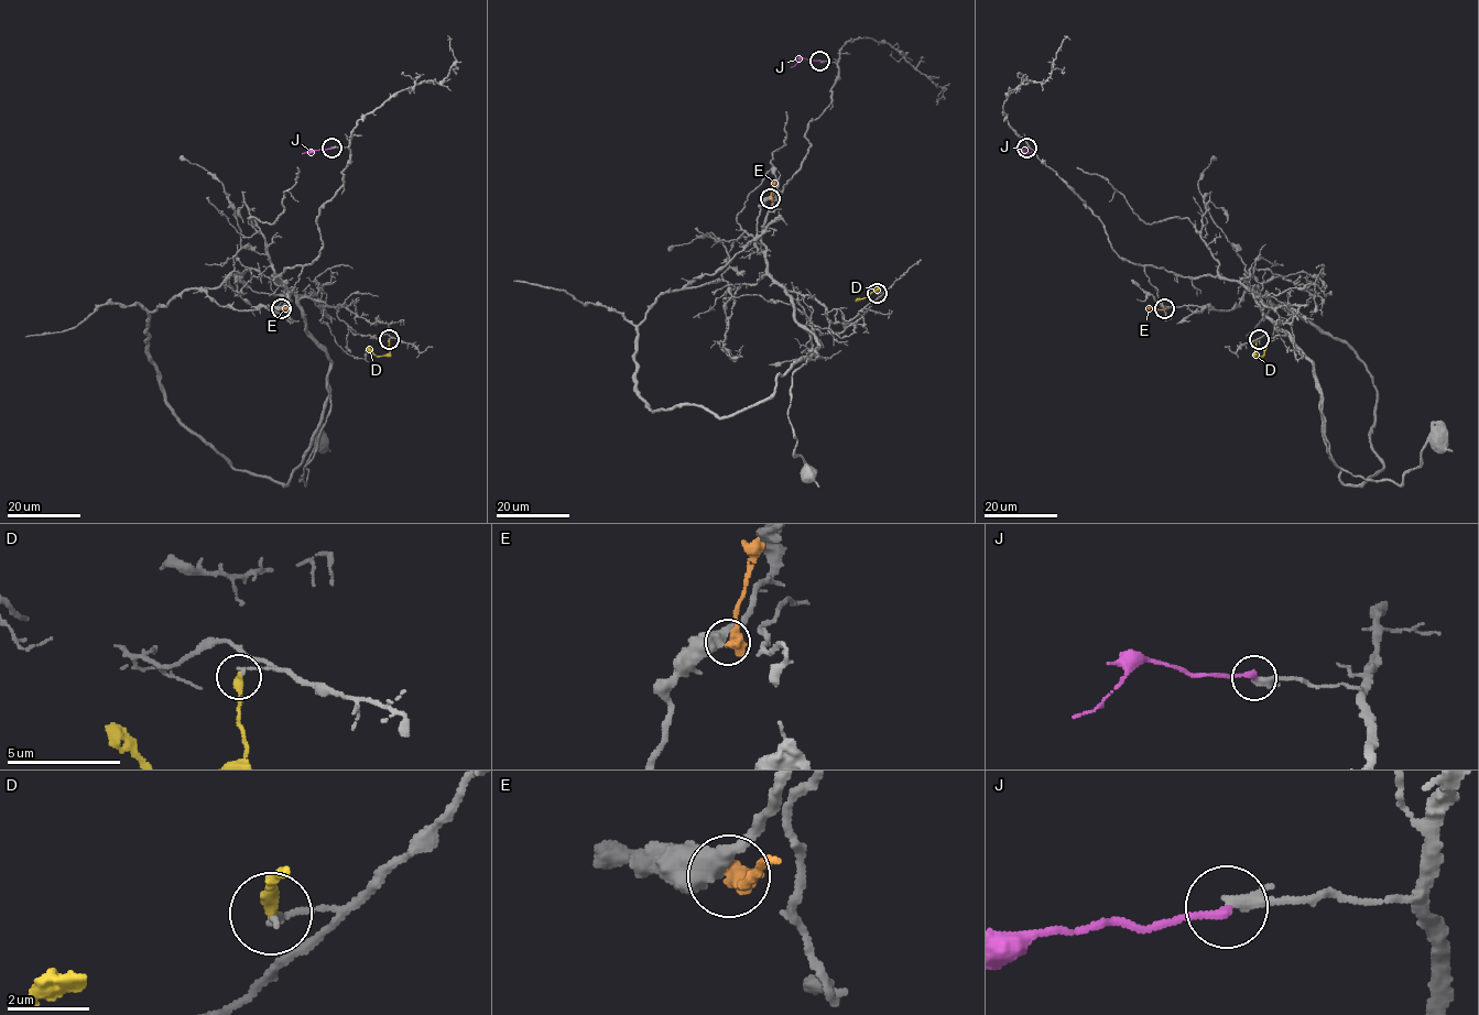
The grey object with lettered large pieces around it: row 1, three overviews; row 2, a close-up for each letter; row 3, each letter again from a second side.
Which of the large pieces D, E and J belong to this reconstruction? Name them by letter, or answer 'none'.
none

